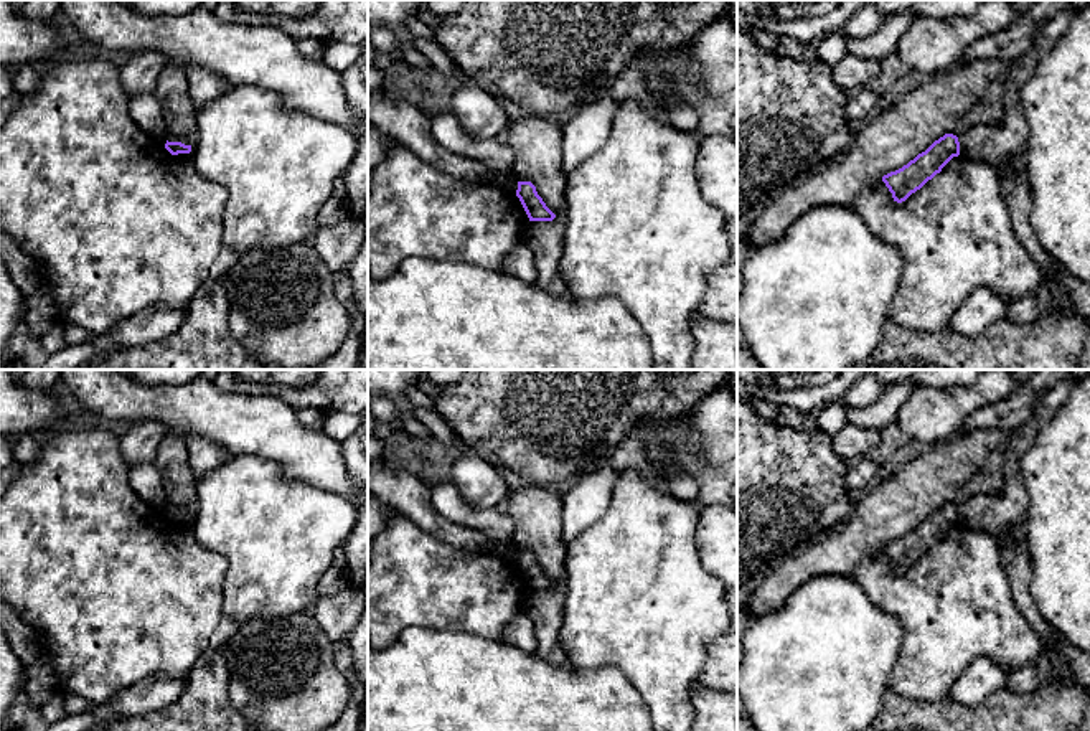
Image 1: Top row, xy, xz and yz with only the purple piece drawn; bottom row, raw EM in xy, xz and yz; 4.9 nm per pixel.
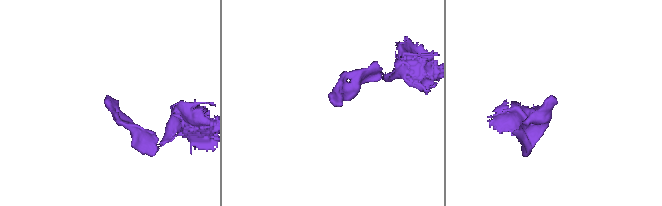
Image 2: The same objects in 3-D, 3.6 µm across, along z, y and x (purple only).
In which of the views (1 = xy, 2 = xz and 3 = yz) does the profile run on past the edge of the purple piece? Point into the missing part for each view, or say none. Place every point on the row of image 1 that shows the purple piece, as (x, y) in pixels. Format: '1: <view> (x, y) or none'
1: none
2: none
3: none

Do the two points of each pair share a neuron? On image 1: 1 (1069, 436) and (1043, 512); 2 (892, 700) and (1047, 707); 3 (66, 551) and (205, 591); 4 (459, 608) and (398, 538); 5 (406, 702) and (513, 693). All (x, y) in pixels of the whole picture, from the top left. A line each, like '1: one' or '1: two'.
1: one
2: one
3: one
4: one
5: one

